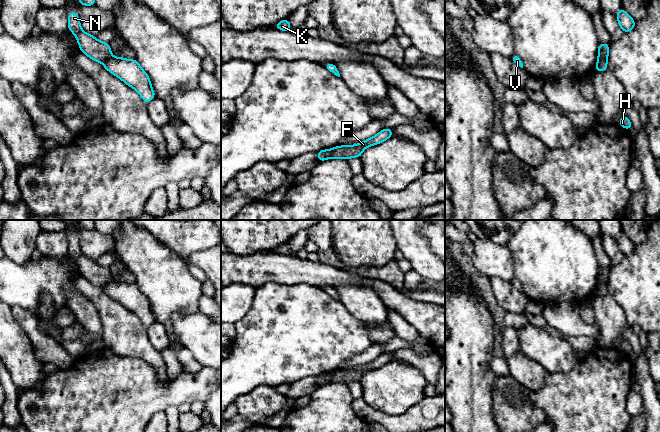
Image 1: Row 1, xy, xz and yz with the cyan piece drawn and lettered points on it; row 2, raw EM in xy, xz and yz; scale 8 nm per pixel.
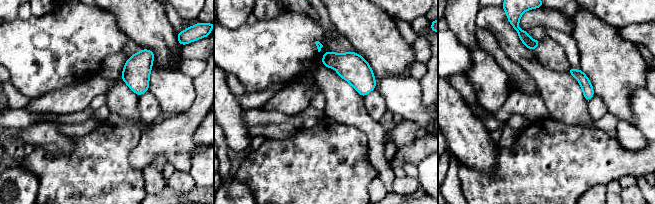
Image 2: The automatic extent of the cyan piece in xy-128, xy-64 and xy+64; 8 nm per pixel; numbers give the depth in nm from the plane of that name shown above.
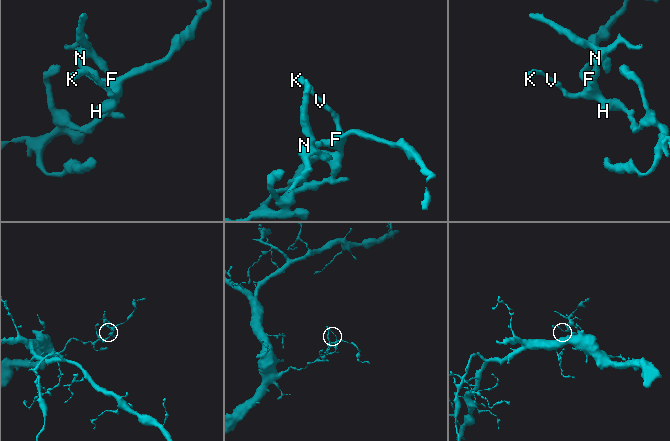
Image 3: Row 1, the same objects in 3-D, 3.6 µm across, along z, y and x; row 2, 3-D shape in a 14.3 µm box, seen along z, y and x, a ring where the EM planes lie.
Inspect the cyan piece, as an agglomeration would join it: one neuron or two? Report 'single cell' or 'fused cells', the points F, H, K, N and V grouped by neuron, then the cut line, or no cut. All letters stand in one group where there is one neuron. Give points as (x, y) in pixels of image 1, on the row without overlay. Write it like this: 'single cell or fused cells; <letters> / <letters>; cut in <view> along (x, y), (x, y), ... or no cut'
fused cells; F H K V / N; cut in xy along (112, 280), (103, 287)

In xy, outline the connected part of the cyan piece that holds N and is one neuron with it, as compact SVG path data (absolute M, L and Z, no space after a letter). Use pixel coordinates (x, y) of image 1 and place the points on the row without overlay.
M71 235L68 240L68 253L75 259L81 276L92 284L104 287L112 281L110 269L84 256L78 238Z

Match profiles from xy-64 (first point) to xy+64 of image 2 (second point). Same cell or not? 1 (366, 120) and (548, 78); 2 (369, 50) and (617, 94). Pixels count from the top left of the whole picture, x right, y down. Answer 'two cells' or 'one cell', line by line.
1: one cell
2: one cell

